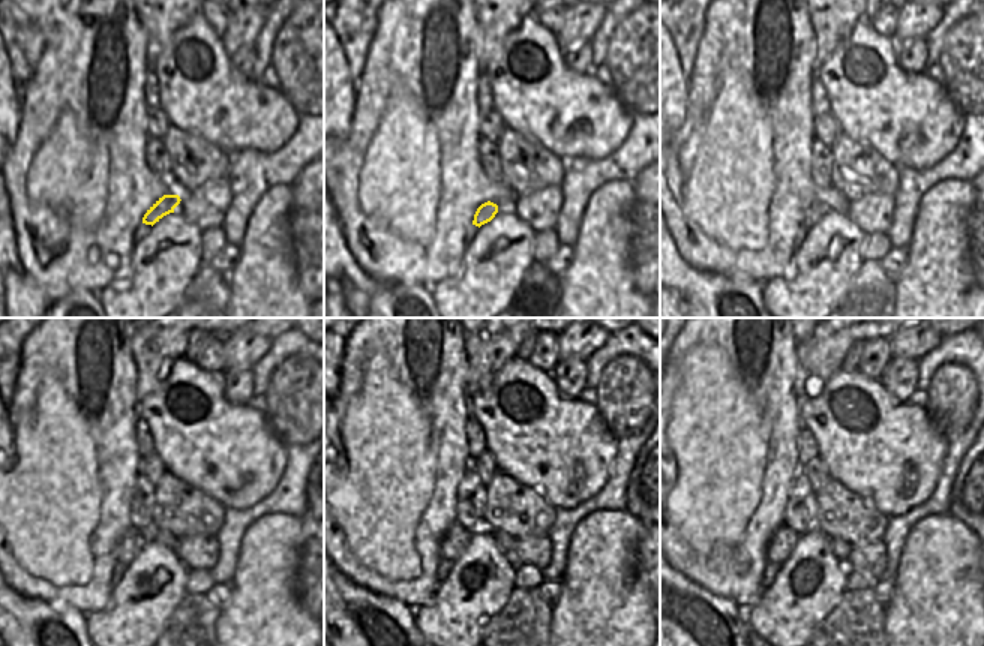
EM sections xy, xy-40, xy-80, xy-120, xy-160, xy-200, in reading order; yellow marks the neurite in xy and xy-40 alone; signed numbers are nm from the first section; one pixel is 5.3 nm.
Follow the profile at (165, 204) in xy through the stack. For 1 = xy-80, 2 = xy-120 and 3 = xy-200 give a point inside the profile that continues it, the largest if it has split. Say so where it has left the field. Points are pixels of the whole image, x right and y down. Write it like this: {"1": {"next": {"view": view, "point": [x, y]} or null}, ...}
{"1": {"next": {"view": "xy-80", "point": [816, 210]}}, "2": {"next": {"view": "xy-120", "point": [132, 541]}}, "3": {"next": {"view": "xy-200", "point": [782, 543]}}}

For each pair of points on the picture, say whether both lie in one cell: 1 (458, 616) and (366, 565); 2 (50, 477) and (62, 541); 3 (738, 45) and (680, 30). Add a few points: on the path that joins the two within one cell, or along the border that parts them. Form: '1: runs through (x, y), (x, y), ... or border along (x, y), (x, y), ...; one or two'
1: border along (440, 580), (435, 592), (414, 609); two
2: runs through (56, 493), (56, 525); one
3: border along (705, 15), (705, 30), (699, 41), (692, 71); two

